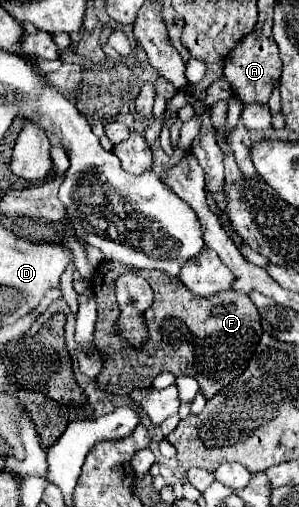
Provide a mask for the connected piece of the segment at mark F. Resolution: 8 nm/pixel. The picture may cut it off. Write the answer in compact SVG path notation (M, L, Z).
M143 271L143 277L151 285L155 299L145 311L149 341L141 349L129 349L113 333L119 309L115 301L115 285L97 279L93 283L93 295L97 299L97 325L95 343L105 355L103 369L95 379L103 391L129 395L137 387L149 385L157 373L173 371L177 377L191 375L199 381L205 397L213 397L217 391L227 387L237 375L245 371L251 355L263 333L259 311L253 301L237 291L225 291L211 297L193 295L179 279L165 275L163 271Z

